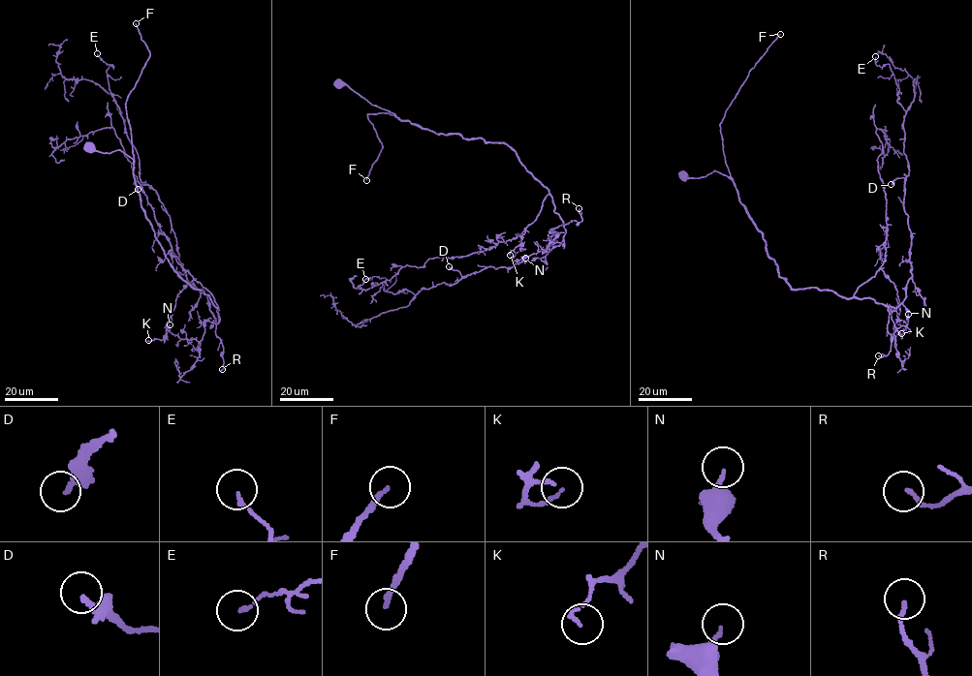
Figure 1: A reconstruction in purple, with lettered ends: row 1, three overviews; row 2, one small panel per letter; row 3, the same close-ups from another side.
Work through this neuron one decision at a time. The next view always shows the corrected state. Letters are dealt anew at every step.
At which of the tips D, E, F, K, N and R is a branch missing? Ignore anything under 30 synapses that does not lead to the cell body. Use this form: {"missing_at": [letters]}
{"missing_at": ["D", "F", "R"]}

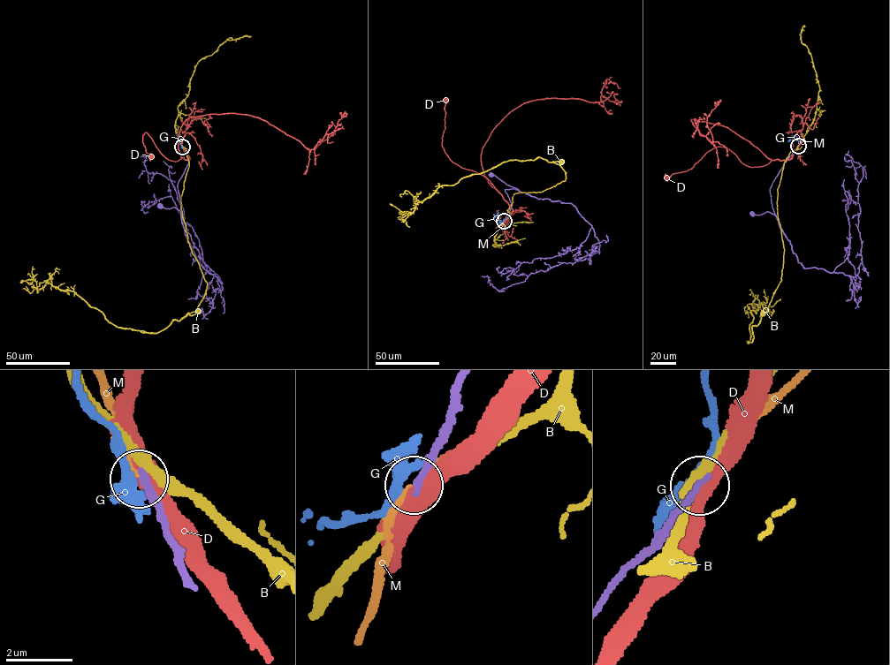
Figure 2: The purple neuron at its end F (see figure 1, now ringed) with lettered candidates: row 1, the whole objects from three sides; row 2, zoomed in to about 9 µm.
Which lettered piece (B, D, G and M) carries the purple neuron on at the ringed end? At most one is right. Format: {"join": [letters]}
{"join": ["M"]}

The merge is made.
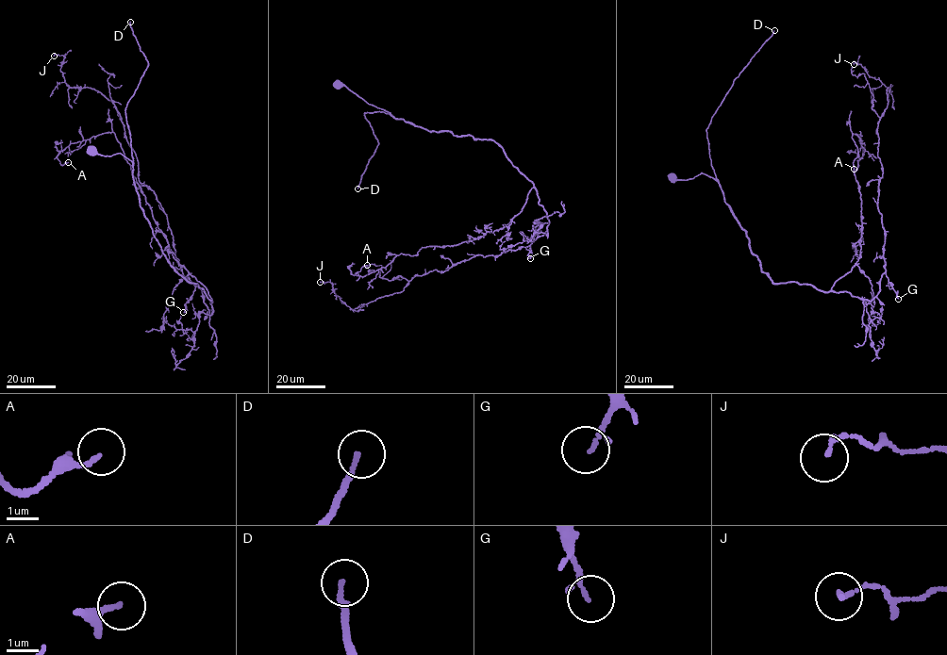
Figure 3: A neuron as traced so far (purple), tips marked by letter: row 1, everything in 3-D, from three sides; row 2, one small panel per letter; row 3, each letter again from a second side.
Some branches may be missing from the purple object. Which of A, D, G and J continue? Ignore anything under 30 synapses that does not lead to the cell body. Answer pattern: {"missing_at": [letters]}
{"missing_at": ["D"]}

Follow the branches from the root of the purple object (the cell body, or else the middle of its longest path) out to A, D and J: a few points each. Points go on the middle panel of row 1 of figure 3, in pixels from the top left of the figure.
A: (338, 84), (429, 131), (494, 140), (533, 186), (505, 226), (357, 272), (367, 265)
D: (338, 84), (342, 83), (369, 104), (390, 114), (364, 113), (378, 142), (357, 188)
J: (338, 84), (429, 131), (496, 141), (549, 224), (526, 246), (416, 275), (354, 308), (320, 282)

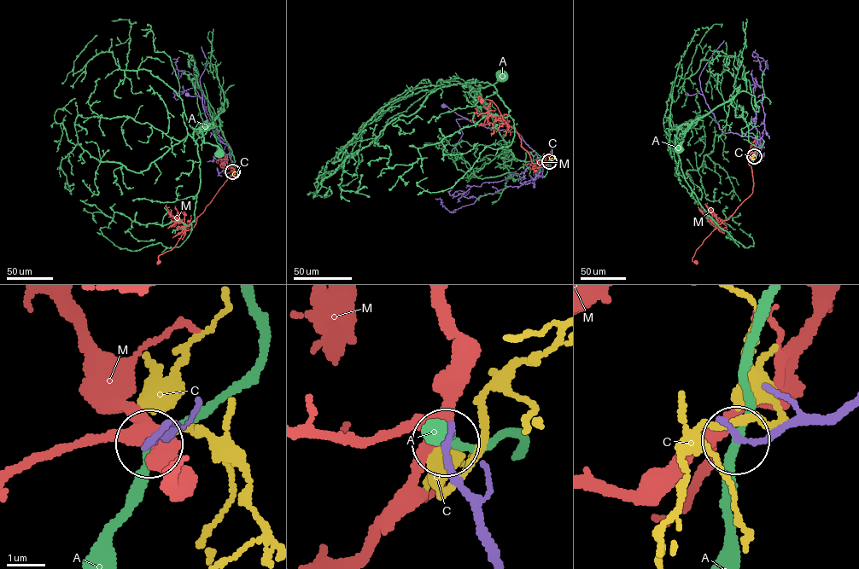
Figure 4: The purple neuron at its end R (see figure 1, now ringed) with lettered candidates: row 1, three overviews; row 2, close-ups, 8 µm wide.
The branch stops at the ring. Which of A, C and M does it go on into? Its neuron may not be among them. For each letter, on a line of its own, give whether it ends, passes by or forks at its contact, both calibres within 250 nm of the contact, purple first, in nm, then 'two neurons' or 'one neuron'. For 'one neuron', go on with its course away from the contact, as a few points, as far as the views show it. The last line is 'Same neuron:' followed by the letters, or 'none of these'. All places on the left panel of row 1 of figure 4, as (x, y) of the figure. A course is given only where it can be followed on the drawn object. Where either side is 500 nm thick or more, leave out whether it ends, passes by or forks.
A: it passes by | 180/200 nm | two neurons
C: it passes by | 150/190 nm | two neurons
M: it forks | 170/320 nm | two neurons
Same neuron: none of these

